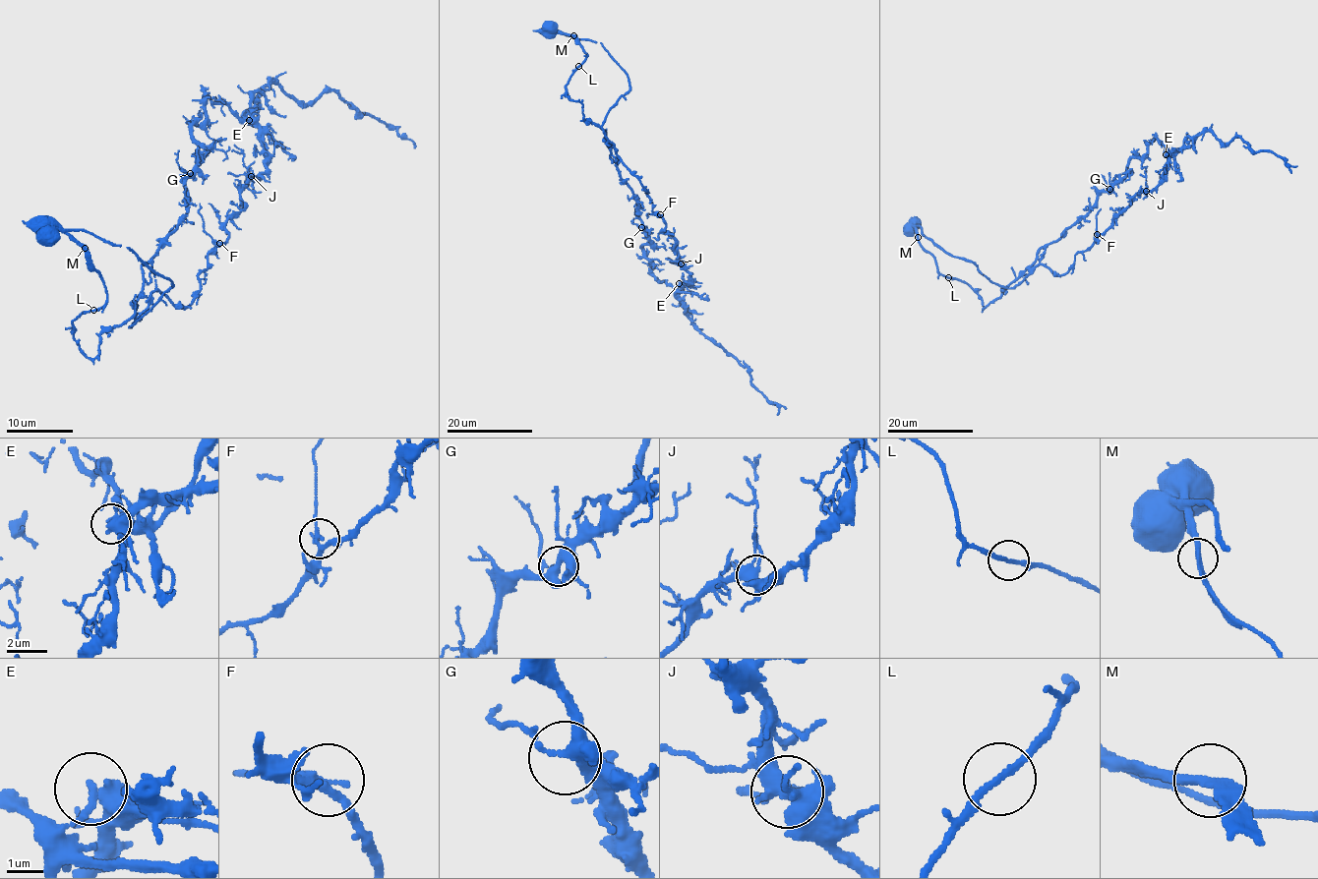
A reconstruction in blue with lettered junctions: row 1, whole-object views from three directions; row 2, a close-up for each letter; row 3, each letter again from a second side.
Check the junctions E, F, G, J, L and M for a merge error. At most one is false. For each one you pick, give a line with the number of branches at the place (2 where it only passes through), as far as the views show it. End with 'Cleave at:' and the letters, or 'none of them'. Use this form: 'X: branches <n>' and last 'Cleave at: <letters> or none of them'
E: branches 3
Cleave at: E

